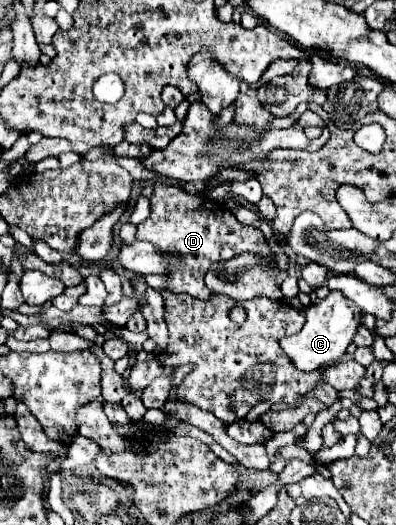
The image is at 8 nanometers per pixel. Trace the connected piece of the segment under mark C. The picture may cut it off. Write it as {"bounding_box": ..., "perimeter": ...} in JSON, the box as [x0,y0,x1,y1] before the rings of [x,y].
{"bounding_box":[281,291,361,371],"perimeter":[[[331,291],[325,299],[317,299],[307,309],[307,321],[297,335],[281,339],[281,349],[289,355],[291,363],[301,371],[319,371],[337,363],[347,345],[351,343],[357,327],[361,323],[361,309],[355,303],[349,303],[339,291]]]}

